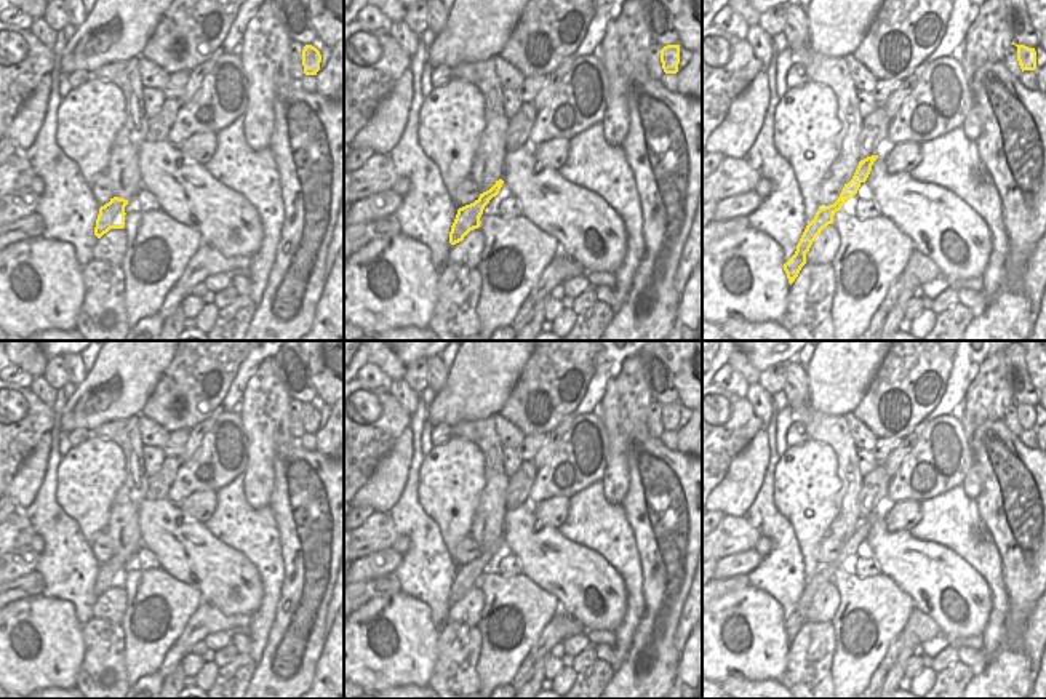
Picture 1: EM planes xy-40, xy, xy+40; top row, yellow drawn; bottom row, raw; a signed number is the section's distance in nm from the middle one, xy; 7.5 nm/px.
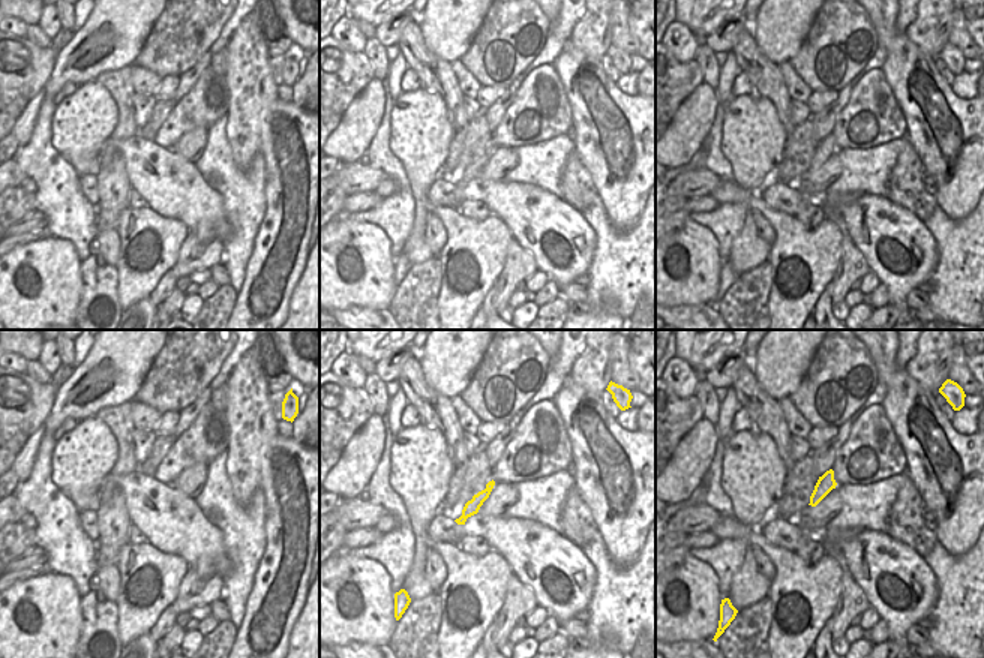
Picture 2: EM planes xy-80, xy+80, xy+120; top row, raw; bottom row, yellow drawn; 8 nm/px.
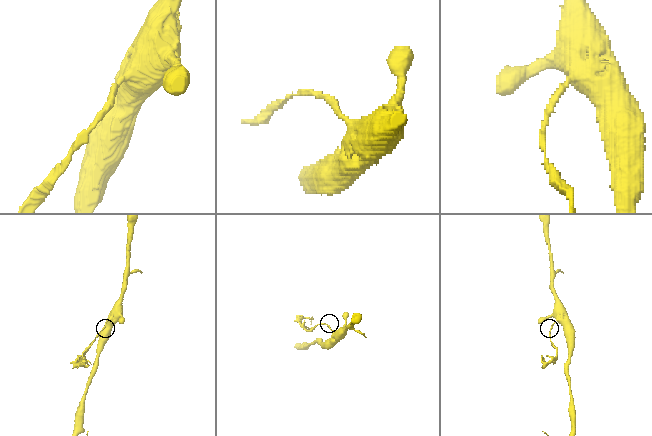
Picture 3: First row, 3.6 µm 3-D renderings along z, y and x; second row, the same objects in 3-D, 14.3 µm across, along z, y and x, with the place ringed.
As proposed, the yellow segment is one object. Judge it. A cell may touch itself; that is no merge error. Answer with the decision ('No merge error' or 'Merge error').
Merge error

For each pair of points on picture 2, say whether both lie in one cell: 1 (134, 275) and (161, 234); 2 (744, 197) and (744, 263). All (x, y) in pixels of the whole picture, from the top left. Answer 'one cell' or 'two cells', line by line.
1: one cell
2: two cells

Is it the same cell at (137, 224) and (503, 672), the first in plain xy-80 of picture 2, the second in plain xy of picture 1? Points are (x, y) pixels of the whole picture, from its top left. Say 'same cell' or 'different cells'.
same cell

